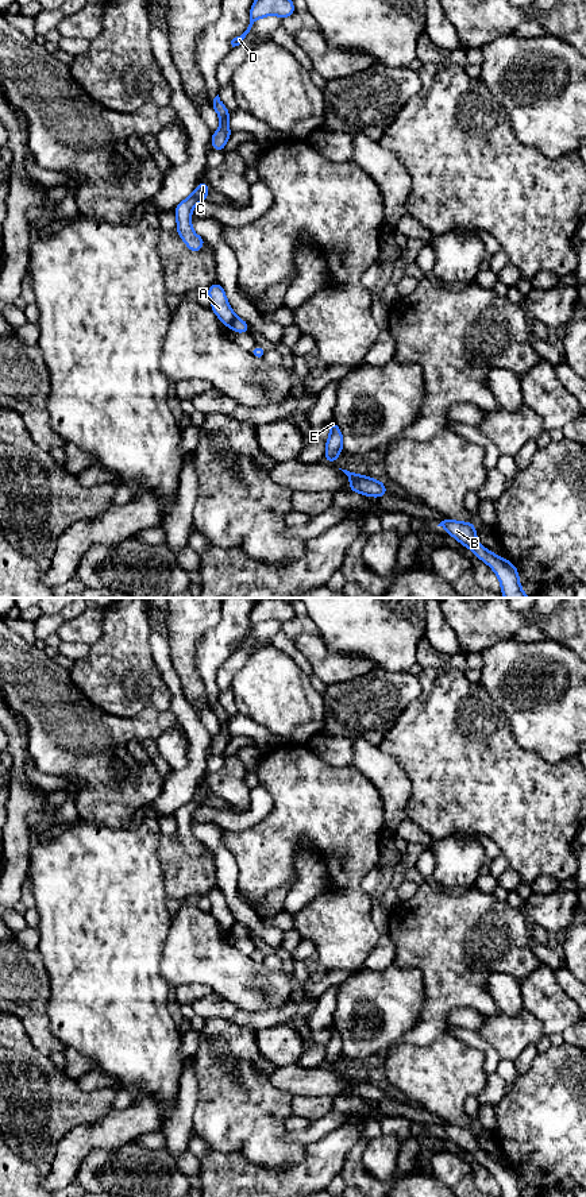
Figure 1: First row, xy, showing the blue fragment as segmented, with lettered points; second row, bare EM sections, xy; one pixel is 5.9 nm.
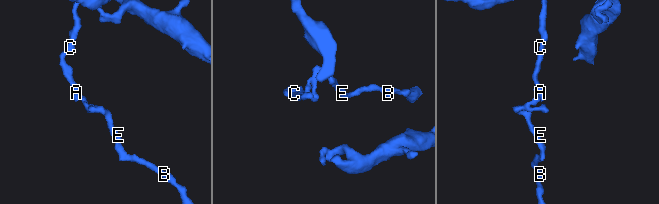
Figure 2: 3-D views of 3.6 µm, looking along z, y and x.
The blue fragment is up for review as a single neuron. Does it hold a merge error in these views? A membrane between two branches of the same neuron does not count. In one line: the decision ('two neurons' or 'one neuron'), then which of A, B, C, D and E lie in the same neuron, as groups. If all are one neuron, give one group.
two neurons | A C D / B E

